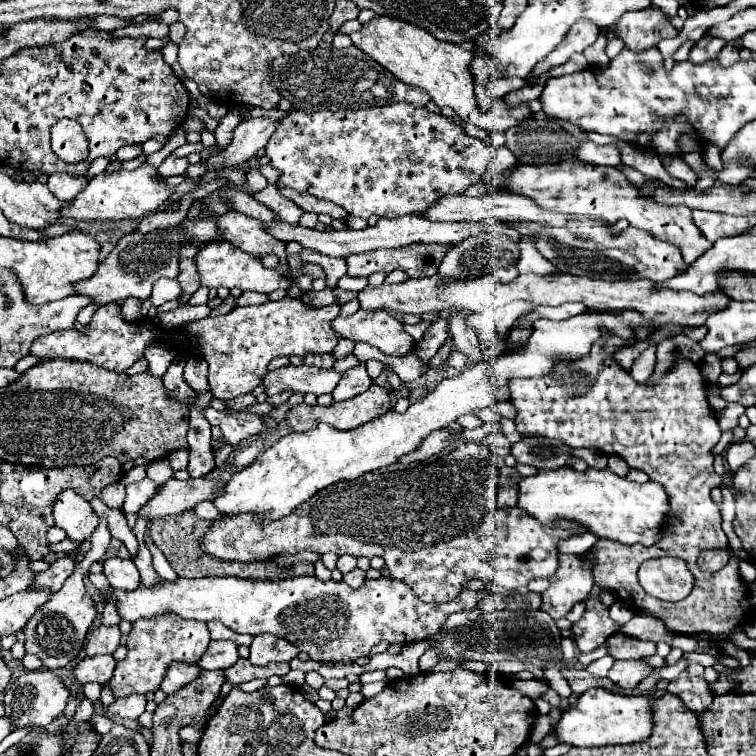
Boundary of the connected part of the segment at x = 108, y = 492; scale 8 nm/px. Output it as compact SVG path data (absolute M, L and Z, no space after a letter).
M114 482L112 486L108 484L102 494L100 500L108 506L108 508L120 508L122 506L122 498L124 498L124 484L122 482Z

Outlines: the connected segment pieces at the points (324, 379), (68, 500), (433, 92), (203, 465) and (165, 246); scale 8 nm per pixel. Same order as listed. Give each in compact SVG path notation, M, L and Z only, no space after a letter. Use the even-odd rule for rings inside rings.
M302 364L302 366L286 366L268 372L262 378L262 386L266 388L268 396L282 394L286 390L292 390L294 394L300 392L300 394L320 396L320 394L330 394L340 378L342 374L334 370L322 370Z
M72 488L62 490L52 504L54 526L62 528L70 540L82 542L92 536L98 526L98 516L92 506Z
M374 16L358 32L350 34L350 38L356 48L366 52L370 58L374 58L386 70L390 70L400 82L424 88L430 94L430 98L436 102L436 106L454 108L454 112L464 122L480 126L488 134L506 132L508 128L518 126L522 120L526 120L532 114L528 110L528 106L506 108L502 100L498 100L498 104L490 112L486 112L486 114L480 112L476 106L476 98L474 98L474 78L468 70L472 52L460 44L438 42L430 32L426 32L414 24L408 24L404 20L390 18L390 16Z
M212 394L198 396L198 406L190 410L190 430L188 430L188 446L190 446L190 464L188 472L192 478L200 478L208 474L214 468L214 456L212 456L212 436L210 436L210 424L206 418L202 418L200 410L210 404Z
M178 230L158 234L126 234L118 240L110 256L98 266L98 270L86 278L74 284L74 292L88 296L92 304L102 306L108 302L122 302L128 296L136 296L146 300L152 292L152 284L162 278L176 278L178 276L178 256L174 254L174 246L178 246Z

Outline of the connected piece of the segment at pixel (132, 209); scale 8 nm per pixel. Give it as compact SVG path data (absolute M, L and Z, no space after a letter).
M142 164L140 168L128 172L102 172L90 180L86 190L78 194L74 200L70 200L60 210L60 218L68 220L122 220L122 218L142 218L148 212L154 212L158 206L162 206L170 196L172 188L160 182L160 176L156 168Z

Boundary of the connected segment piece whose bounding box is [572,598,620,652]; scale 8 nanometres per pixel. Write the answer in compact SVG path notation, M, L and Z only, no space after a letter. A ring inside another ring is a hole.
M588 598L584 616L576 624L572 624L572 632L580 652L592 652L600 644L604 644L606 638L618 628L620 626L610 620L608 608L602 606L598 598Z

